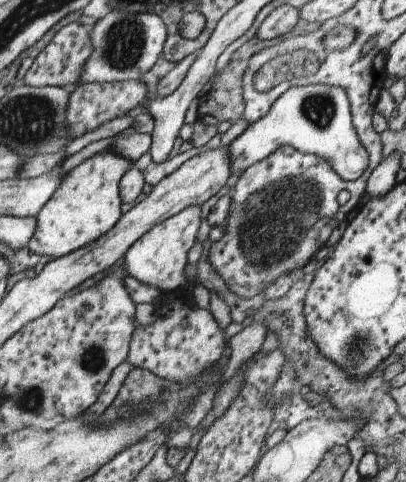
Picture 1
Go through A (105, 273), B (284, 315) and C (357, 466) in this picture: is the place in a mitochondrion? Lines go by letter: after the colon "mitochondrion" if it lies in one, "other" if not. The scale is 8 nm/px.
A: other
B: other
C: other

